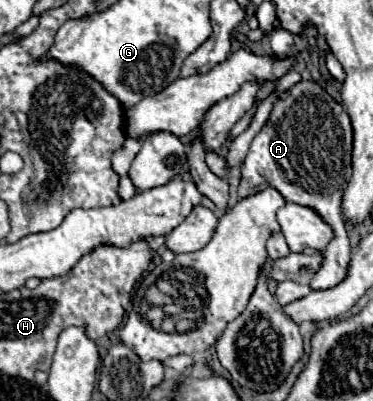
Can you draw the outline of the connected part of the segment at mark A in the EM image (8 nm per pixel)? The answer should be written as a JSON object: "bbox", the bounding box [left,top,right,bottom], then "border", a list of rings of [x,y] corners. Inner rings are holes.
{"bbox":[237,79,351,291],"border":[[[303,79],[297,85],[283,91],[283,95],[273,103],[269,121],[253,137],[249,153],[241,165],[241,183],[237,189],[239,197],[247,197],[255,189],[271,185],[287,201],[313,207],[327,223],[331,223],[335,237],[323,251],[323,267],[315,273],[315,277],[309,283],[313,291],[325,291],[339,285],[349,269],[351,245],[345,233],[341,197],[351,179],[351,143],[351,119],[343,105],[337,103],[319,83]]]}

